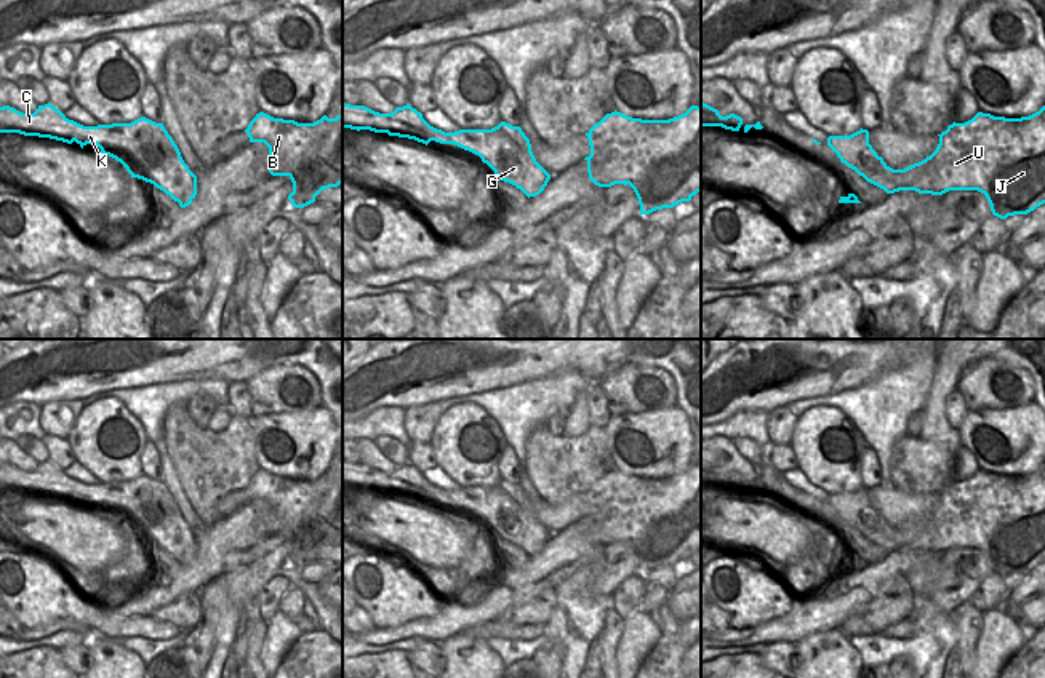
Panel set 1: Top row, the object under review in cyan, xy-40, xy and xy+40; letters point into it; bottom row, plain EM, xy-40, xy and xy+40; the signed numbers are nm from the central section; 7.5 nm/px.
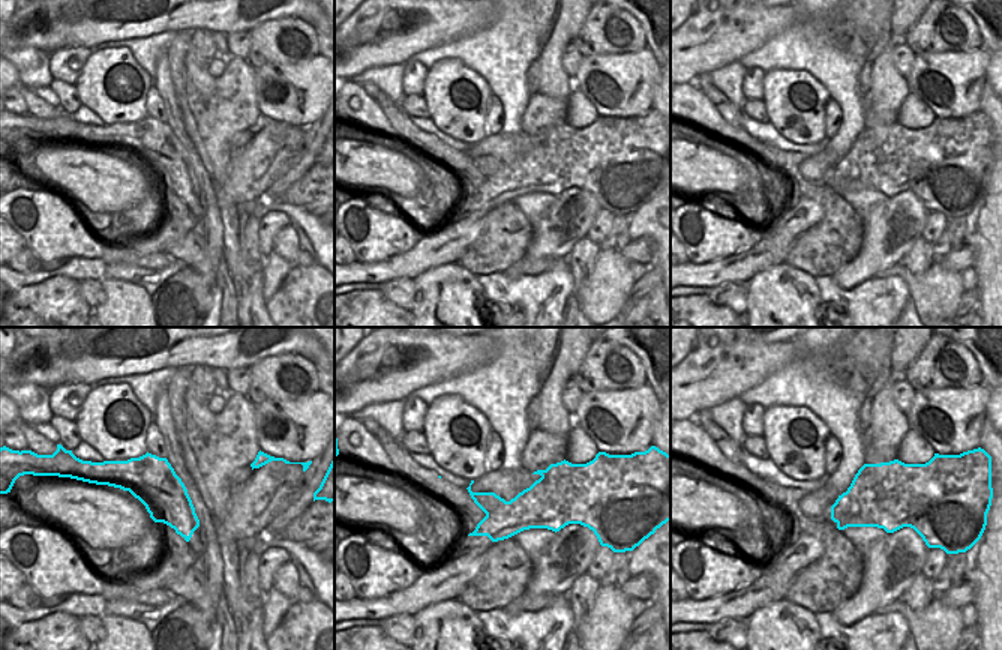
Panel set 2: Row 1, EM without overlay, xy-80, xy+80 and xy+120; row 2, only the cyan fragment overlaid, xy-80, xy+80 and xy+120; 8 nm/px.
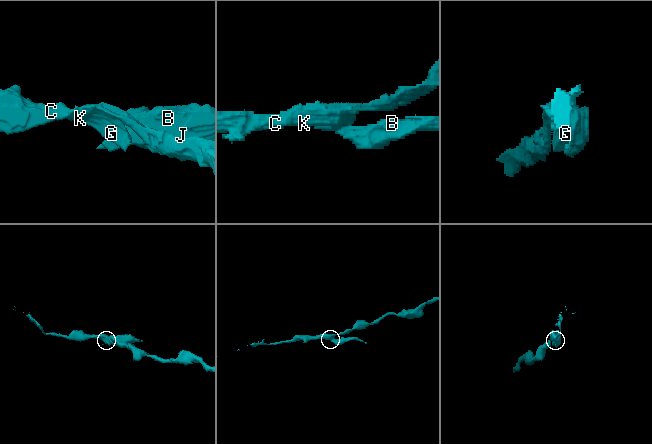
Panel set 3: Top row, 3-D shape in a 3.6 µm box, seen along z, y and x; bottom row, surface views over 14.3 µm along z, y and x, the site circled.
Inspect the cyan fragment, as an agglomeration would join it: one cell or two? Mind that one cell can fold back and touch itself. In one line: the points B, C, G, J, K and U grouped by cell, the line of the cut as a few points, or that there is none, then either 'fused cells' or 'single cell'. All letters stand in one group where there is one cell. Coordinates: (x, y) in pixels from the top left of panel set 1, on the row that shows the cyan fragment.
B J U / C G K | xy+40 (896, 170), (895, 191) | fused cells

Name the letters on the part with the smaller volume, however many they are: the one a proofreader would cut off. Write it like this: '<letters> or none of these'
B, J, U

